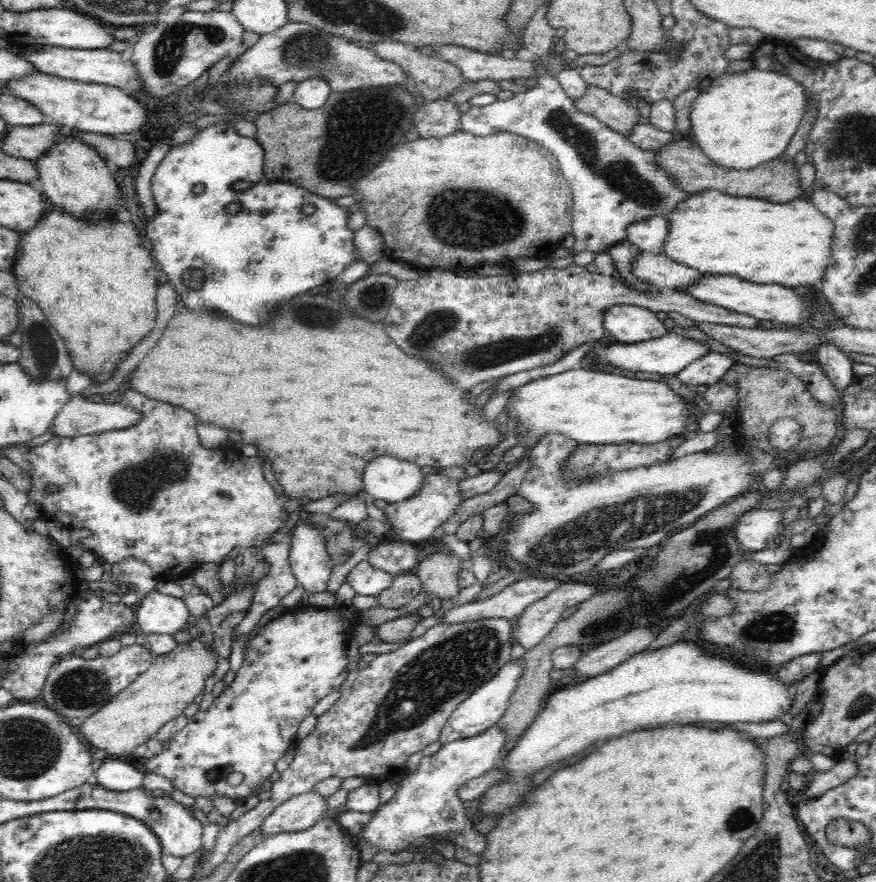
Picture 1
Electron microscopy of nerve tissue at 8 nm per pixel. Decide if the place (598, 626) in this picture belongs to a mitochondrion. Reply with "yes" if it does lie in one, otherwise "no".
yes

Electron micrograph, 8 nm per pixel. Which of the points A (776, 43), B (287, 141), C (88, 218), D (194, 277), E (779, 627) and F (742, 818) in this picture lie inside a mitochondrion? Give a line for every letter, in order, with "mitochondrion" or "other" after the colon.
A: other
B: other
C: other
D: mitochondrion
E: mitochondrion
F: mitochondrion

